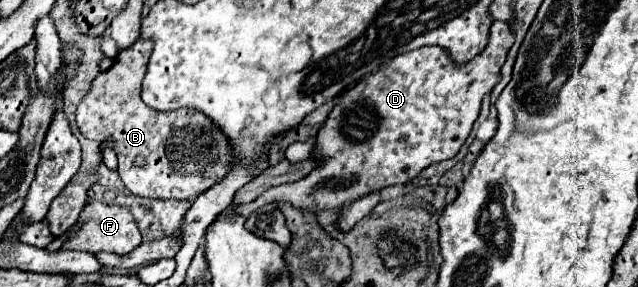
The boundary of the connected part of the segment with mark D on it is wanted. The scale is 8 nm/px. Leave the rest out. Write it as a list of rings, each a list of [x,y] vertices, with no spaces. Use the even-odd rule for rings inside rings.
[[[494,21],[490,29],[490,41],[484,53],[480,53],[480,57],[474,57],[472,63],[456,65],[448,57],[448,53],[440,47],[420,47],[420,49],[394,57],[384,67],[384,73],[382,71],[372,73],[370,77],[364,77],[356,87],[342,93],[340,103],[332,109],[324,127],[318,131],[314,153],[324,155],[324,161],[308,177],[296,183],[272,187],[264,191],[256,201],[236,207],[234,213],[248,217],[260,205],[276,203],[276,201],[288,201],[298,209],[312,209],[312,211],[334,209],[338,205],[352,203],[384,187],[390,187],[396,183],[410,183],[428,165],[444,161],[444,159],[452,159],[464,145],[466,137],[470,135],[470,129],[474,121],[478,119],[480,103],[484,95],[490,93],[494,85],[498,83],[500,67],[504,65],[512,43],[514,43],[514,33],[510,25],[502,21]]]

